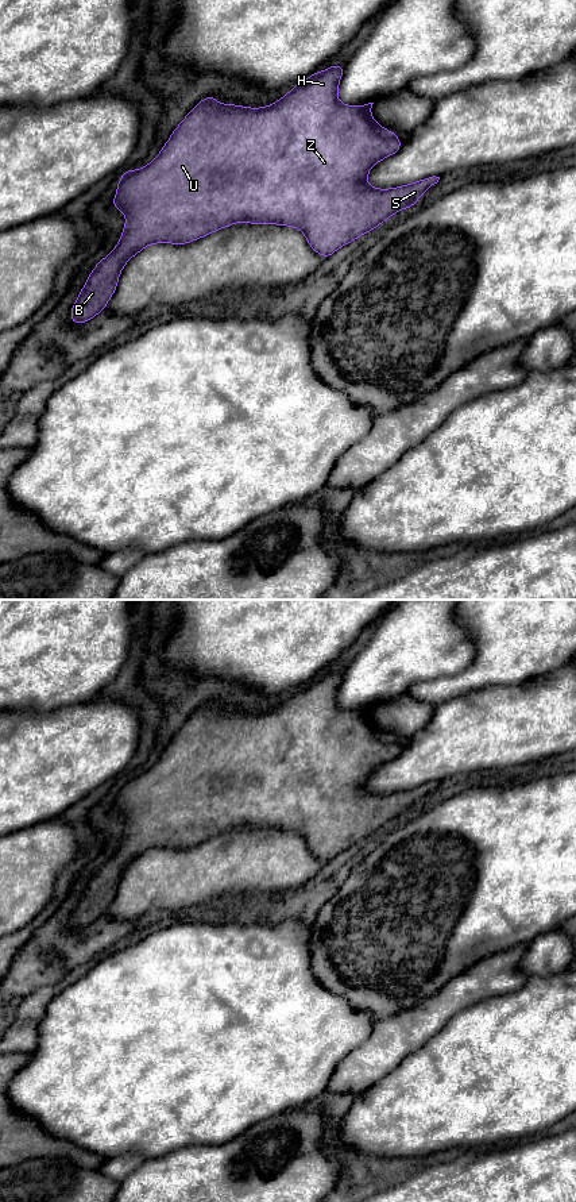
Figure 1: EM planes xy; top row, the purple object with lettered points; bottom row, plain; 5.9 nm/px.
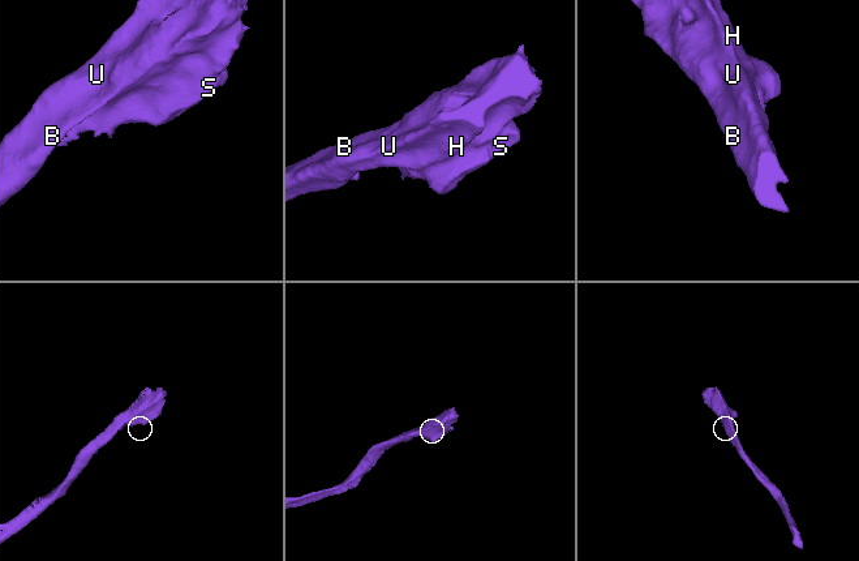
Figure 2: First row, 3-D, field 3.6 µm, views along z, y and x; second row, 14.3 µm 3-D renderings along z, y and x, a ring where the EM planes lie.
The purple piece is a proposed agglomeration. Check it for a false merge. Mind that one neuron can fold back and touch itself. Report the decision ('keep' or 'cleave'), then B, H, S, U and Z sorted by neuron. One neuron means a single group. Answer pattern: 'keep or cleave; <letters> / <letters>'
keep; B H S U Z

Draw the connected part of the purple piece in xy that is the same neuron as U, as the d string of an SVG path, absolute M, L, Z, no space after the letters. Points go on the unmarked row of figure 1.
M337 669L294 690L282 704L263 713L217 709L208 701L194 710L173 736L156 763L140 775L127 774L117 787L111 810L127 822L124 836L115 855L103 863L88 881L70 925L82 929L105 914L117 893L123 871L146 851L152 848L186 850L239 827L251 829L291 831L305 839L309 851L325 864L337 854L370 837L402 813L413 813L415 806L440 782L429 782L409 790L376 794L367 790L370 774L402 752L397 739L380 732L370 720L374 708L344 710L337 704L344 671Z

